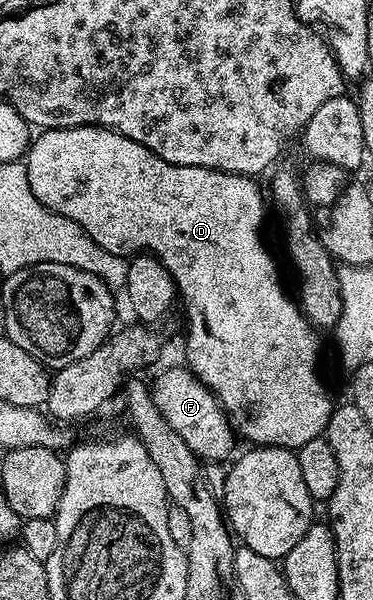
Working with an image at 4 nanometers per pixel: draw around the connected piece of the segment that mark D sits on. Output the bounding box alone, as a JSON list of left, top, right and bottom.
[23,124,335,450]

